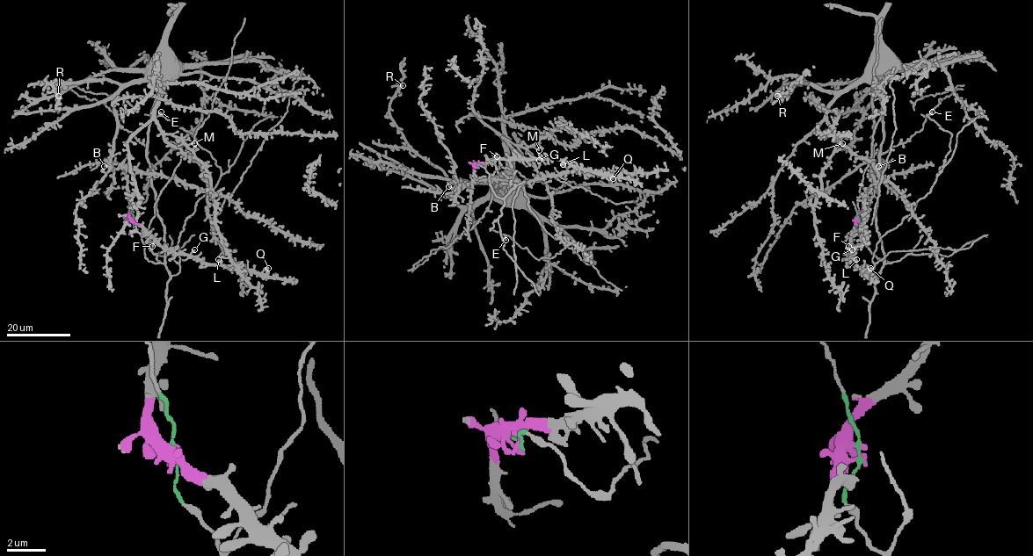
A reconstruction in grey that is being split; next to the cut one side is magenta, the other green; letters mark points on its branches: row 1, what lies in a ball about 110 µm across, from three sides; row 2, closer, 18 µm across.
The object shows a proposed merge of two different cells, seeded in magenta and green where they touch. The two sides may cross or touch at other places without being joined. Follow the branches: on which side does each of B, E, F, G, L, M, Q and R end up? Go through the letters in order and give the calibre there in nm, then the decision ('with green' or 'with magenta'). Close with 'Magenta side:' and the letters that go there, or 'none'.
B: 360 nm thick; with green
E: 500 nm thick; with green
F: 240 nm thick; with magenta
G: 440 nm thick; with magenta
L: 360 nm thick; with magenta
M: 180 nm thick; with green
Q: 320 nm thick; with magenta
R: 120 nm thick; with green
Magenta side: F, G, L, Q

